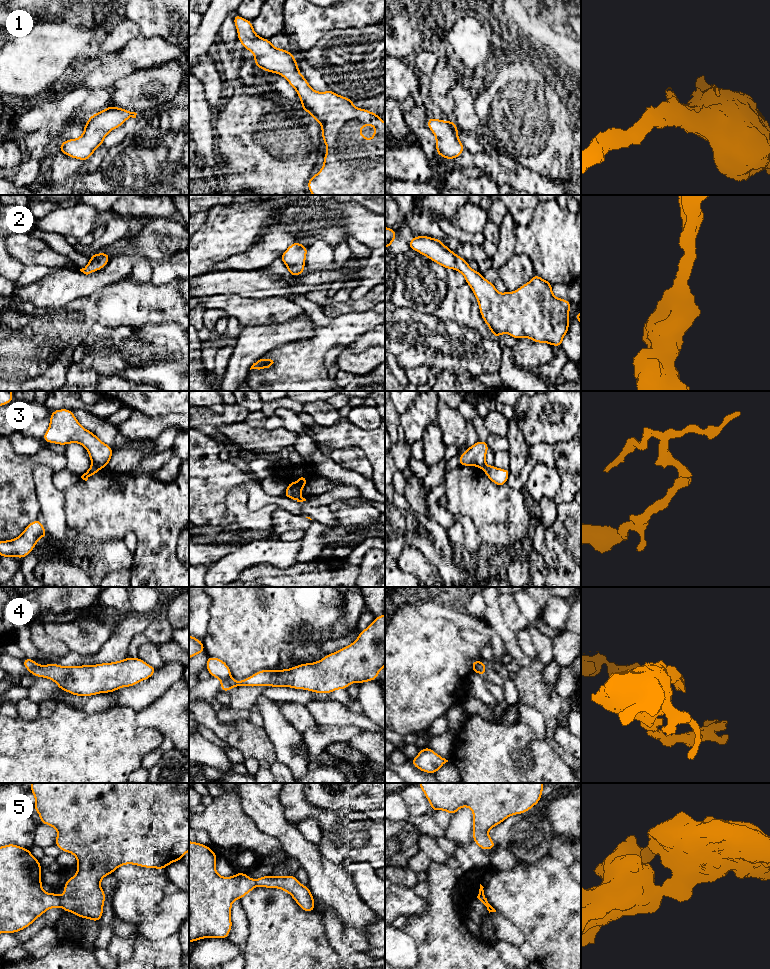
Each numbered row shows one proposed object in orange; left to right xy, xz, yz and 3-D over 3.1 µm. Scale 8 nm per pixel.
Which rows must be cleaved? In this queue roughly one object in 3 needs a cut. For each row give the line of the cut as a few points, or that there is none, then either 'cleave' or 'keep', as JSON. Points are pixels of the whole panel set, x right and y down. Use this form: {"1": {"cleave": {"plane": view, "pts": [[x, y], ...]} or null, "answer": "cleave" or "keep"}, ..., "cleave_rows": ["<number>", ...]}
{"1": {"cleave": null, "answer": "keep"}, "2": {"cleave": null, "answer": "keep"}, "3": {"cleave": {"plane": "xz", "pts": [[288, 486], [301, 490]]}, "answer": "cleave"}, "4": {"cleave": {"plane": "yz", "pts": [[483, 663], [479, 664], [475, 670]]}, "answer": "cleave"}, "5": {"cleave": {"plane": "xy", "pts": [[58, 897], [60, 905]]}, "answer": "cleave"}, "cleave_rows": ["3", "4", "5"]}

